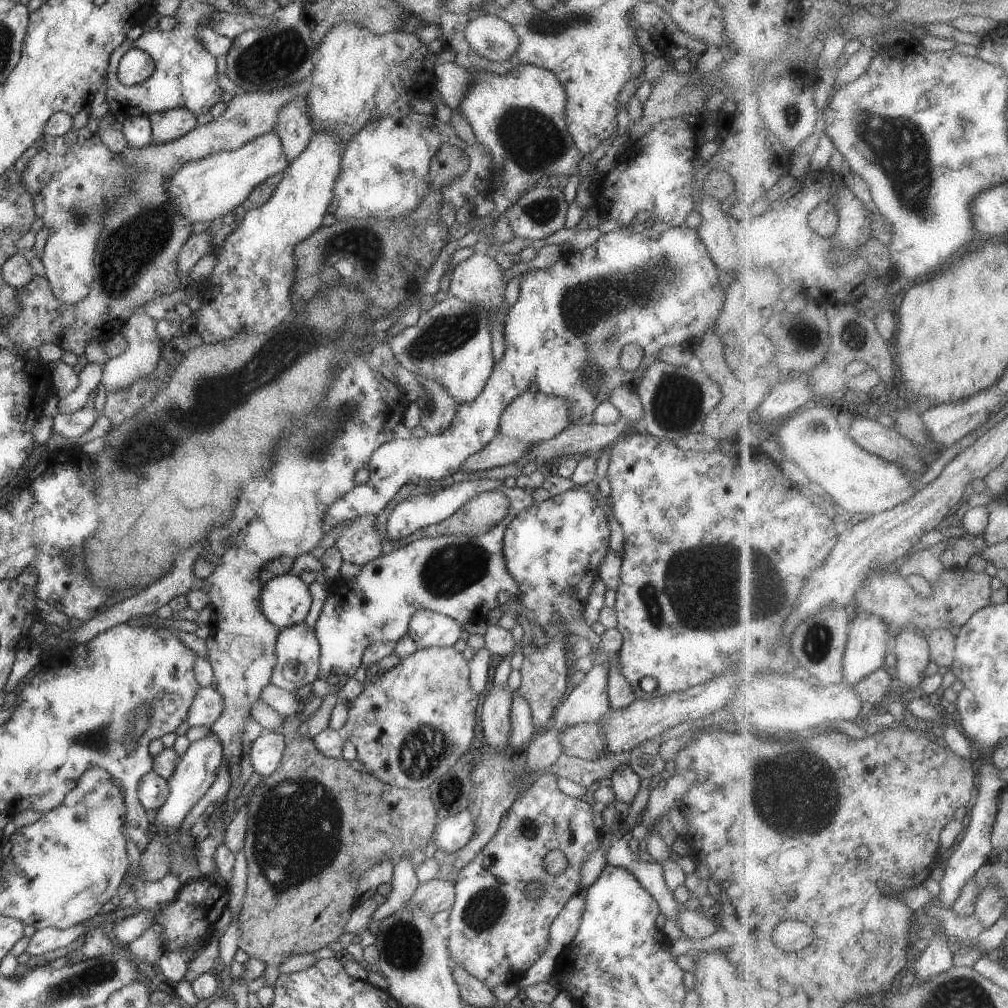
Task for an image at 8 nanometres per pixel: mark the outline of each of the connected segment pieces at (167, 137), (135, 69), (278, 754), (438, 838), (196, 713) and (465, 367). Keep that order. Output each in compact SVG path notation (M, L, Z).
M177 108L147 116L151 122L151 144L172 142L198 126L197 116L188 109Z
M130 49L122 59L117 68L118 82L126 86L132 86L144 82L155 69L154 60L140 49Z
M262 729L251 744L249 756L253 770L262 778L269 777L280 766L287 737Z
M469 808L460 811L453 817L440 820L435 826L434 842L437 848L446 854L459 851L473 835L475 826Z
M200 687L196 698L190 705L186 722L190 727L206 727L211 726L221 717L224 710L224 701L222 695L210 687Z
M448 296L421 314L415 326L406 327L394 336L390 345L398 363L406 370L442 385L456 403L470 404L484 390L495 365L489 324L489 311Z

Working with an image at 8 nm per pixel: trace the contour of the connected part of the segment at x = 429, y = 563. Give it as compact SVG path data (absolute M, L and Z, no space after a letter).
M492 479L492 486L482 490L500 490L508 497L509 511L491 531L475 537L464 535L442 535L436 538L422 537L410 544L396 548L390 554L376 557L367 562L359 574L350 577L350 580L340 580L328 585L329 595L326 597L315 630L320 645L319 678L328 678L330 675L346 674L352 678L361 666L364 651L375 642L398 642L409 629L410 619L420 609L426 609L452 618L461 627L466 622L480 622L486 620L490 610L499 606L498 592L506 590L512 597L518 594L518 585L515 578L509 574L502 554L503 536L508 523L523 510L535 502L531 494L520 487L509 488L502 486L502 481Z

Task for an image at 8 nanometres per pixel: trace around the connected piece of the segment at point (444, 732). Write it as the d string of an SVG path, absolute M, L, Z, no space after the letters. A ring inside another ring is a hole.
M455 645L416 649L406 658L363 686L362 693L348 703L349 713L342 733L355 746L357 760L383 783L410 790L428 789L466 754L476 735L476 708L480 698L469 681L469 662Z

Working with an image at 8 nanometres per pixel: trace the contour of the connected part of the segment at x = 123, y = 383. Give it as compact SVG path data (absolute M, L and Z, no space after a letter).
M147 313L132 314L121 326L121 334L127 340L127 346L121 354L109 358L103 364L101 382L106 389L107 395L121 388L126 388L137 380L144 379L148 375L151 375L159 366L164 342L155 331L155 323L156 320Z

